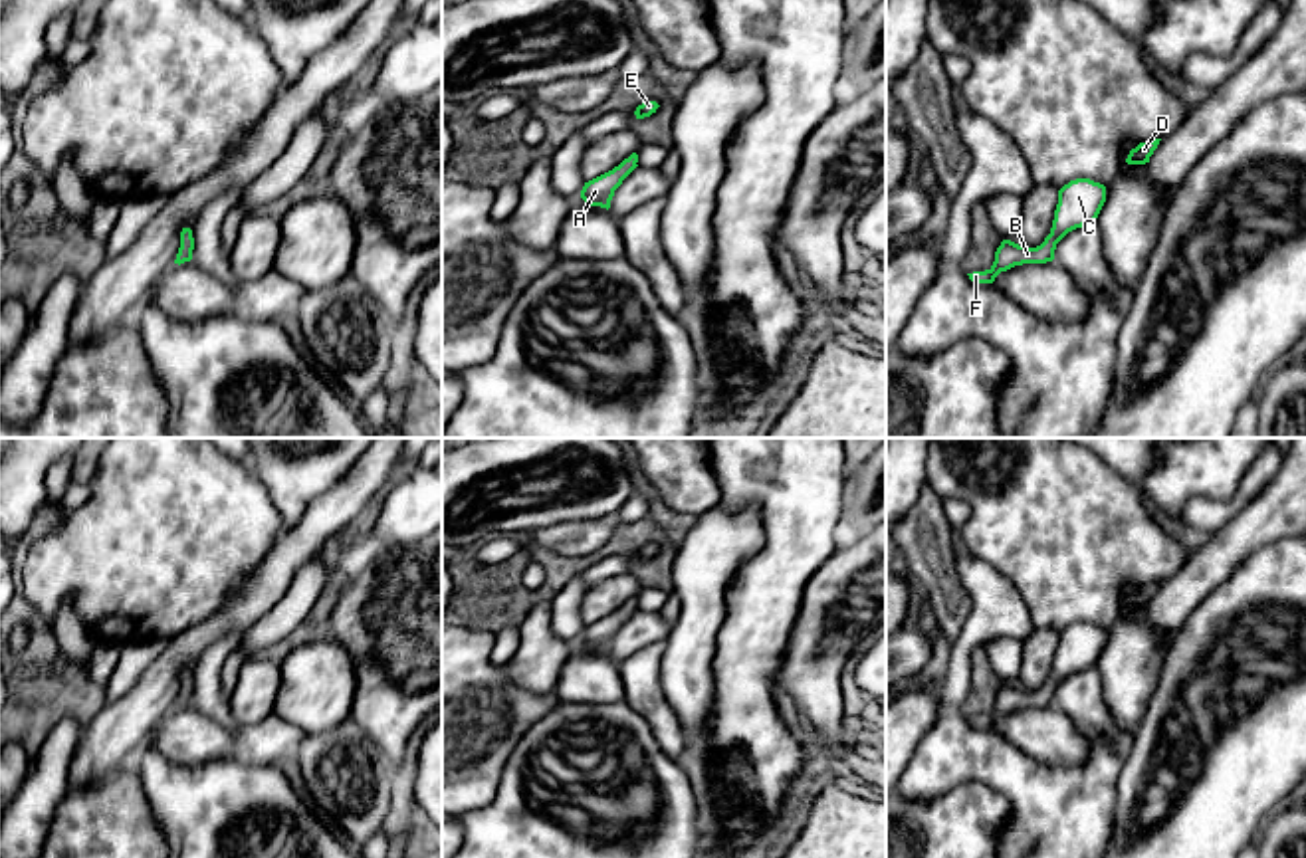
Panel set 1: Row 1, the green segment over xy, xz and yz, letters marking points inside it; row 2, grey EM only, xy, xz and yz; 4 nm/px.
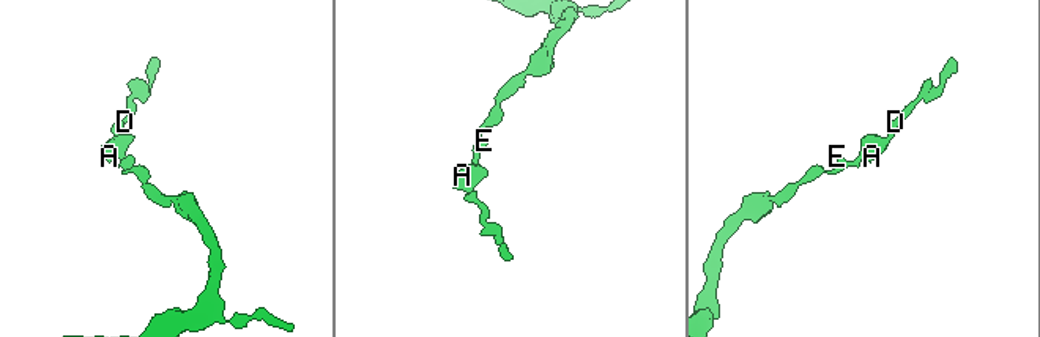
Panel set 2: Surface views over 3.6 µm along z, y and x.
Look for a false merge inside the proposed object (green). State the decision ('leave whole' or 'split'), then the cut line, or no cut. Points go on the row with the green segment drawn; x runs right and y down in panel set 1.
leave whole; no cut

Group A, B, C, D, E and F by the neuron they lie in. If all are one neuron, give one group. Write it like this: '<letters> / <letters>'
A B C D E F

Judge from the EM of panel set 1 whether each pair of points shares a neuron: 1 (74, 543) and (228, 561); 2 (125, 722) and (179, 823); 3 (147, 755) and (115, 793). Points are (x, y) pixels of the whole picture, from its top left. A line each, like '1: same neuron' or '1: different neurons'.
1: same neuron
2: different neurons
3: different neurons

